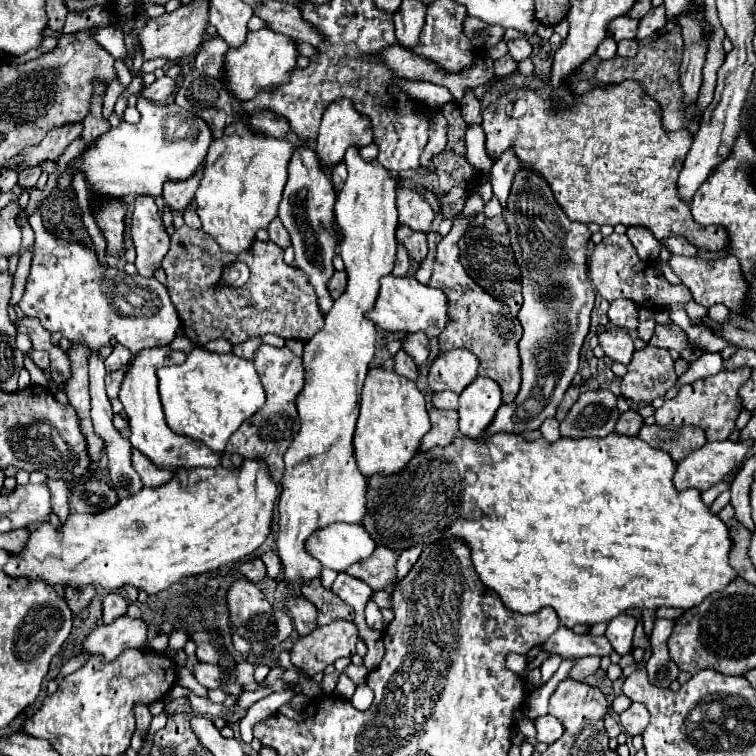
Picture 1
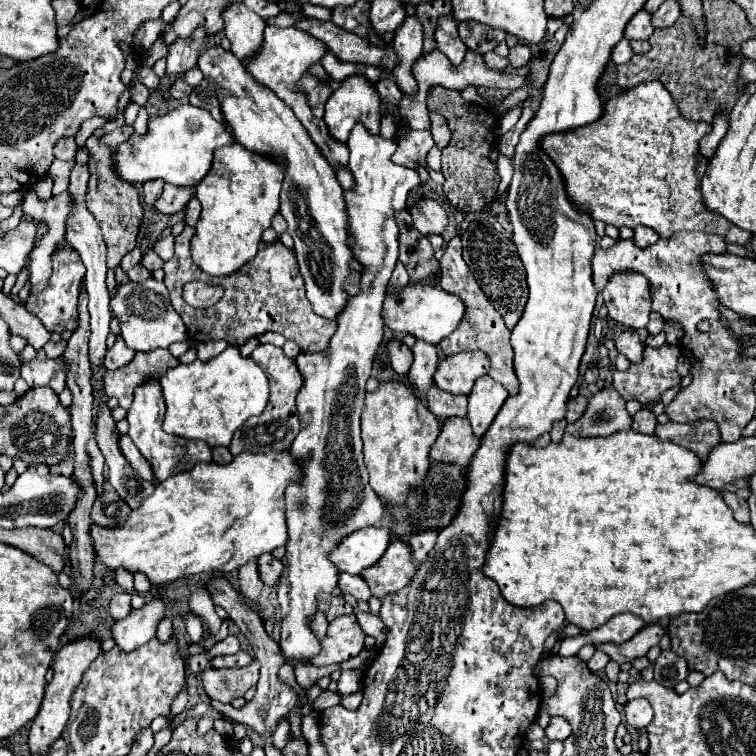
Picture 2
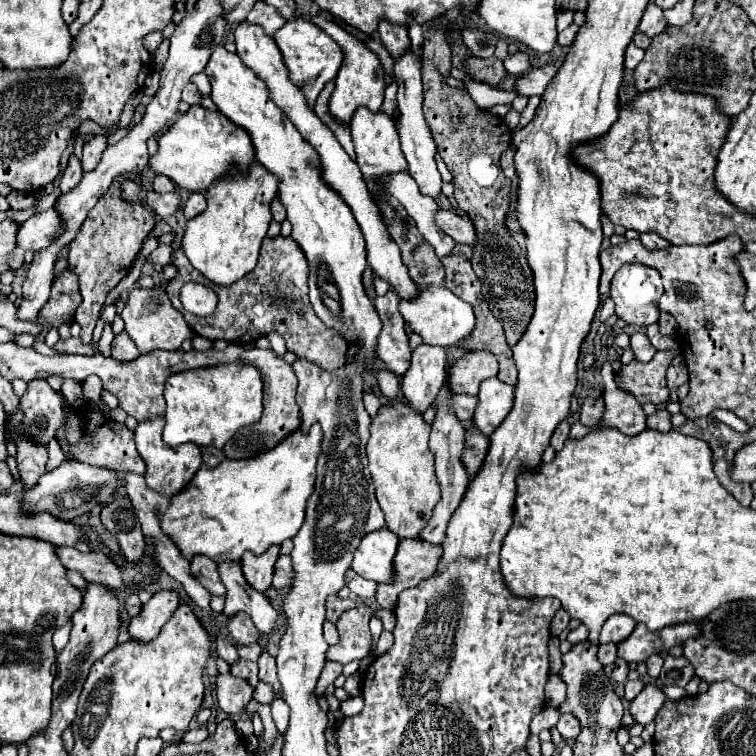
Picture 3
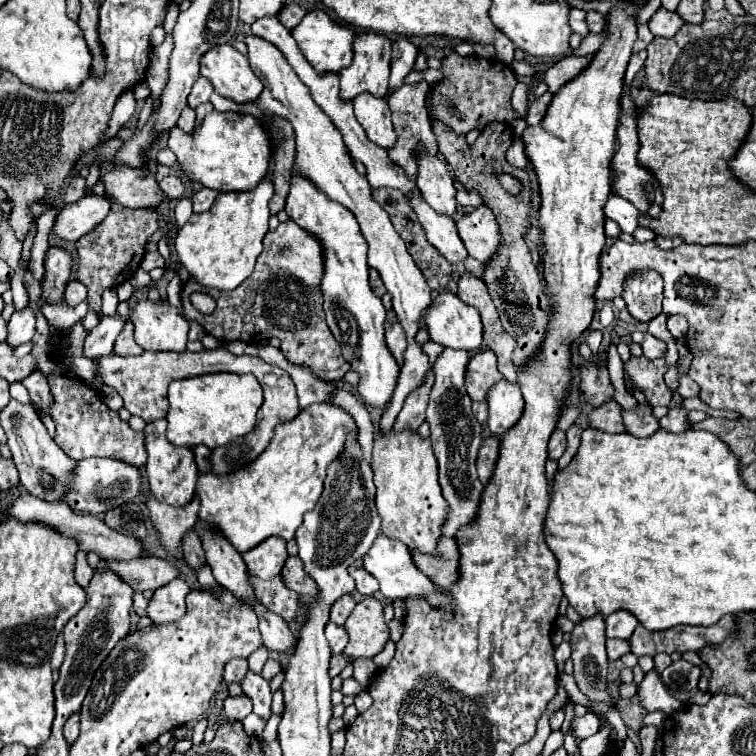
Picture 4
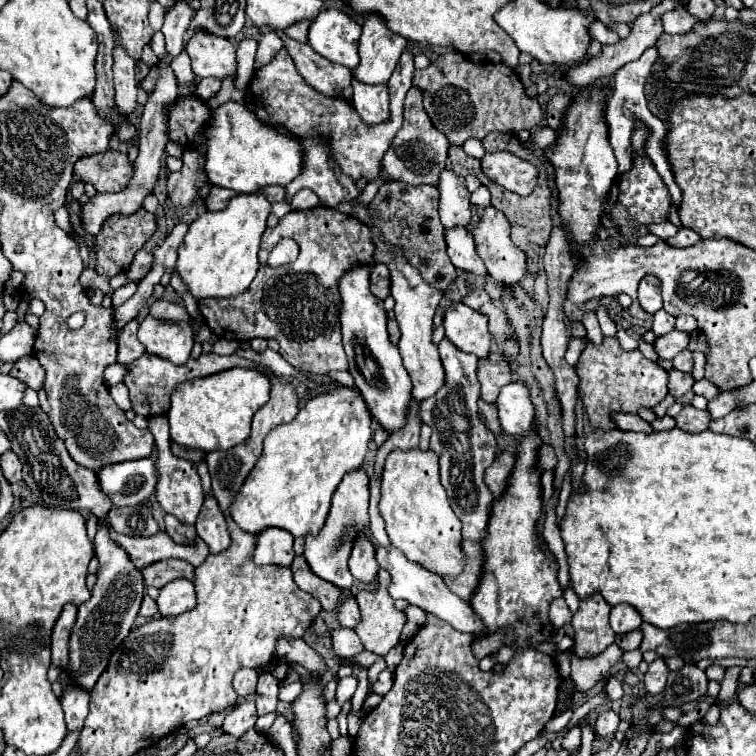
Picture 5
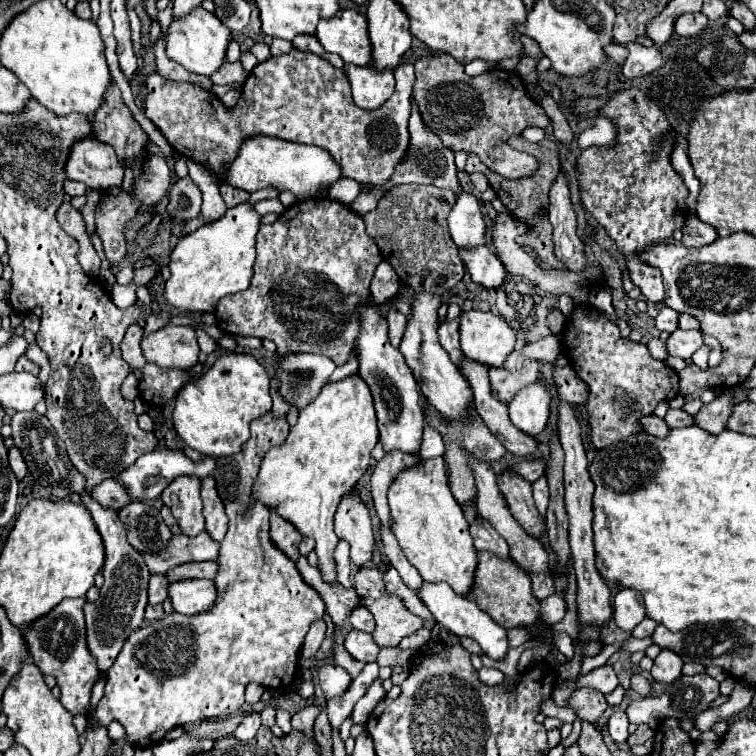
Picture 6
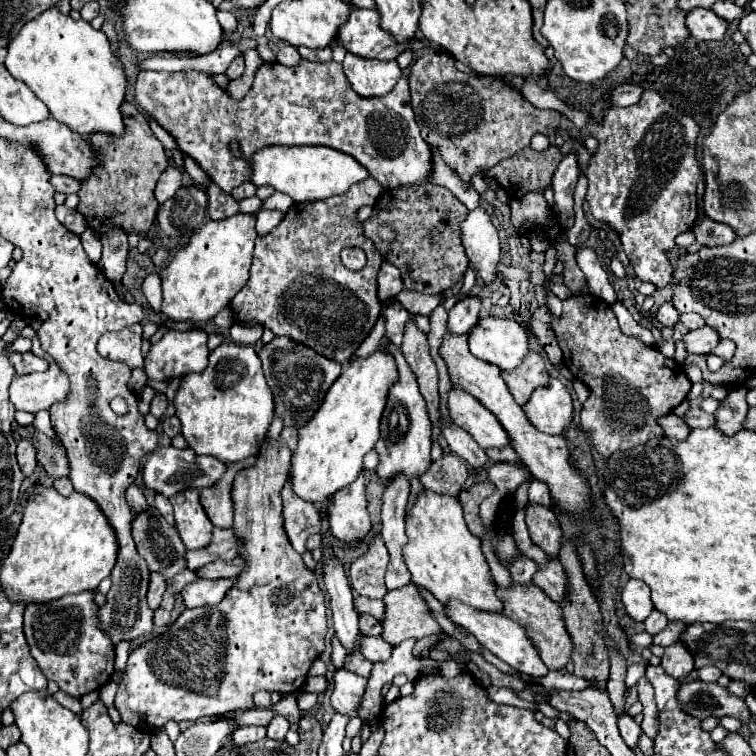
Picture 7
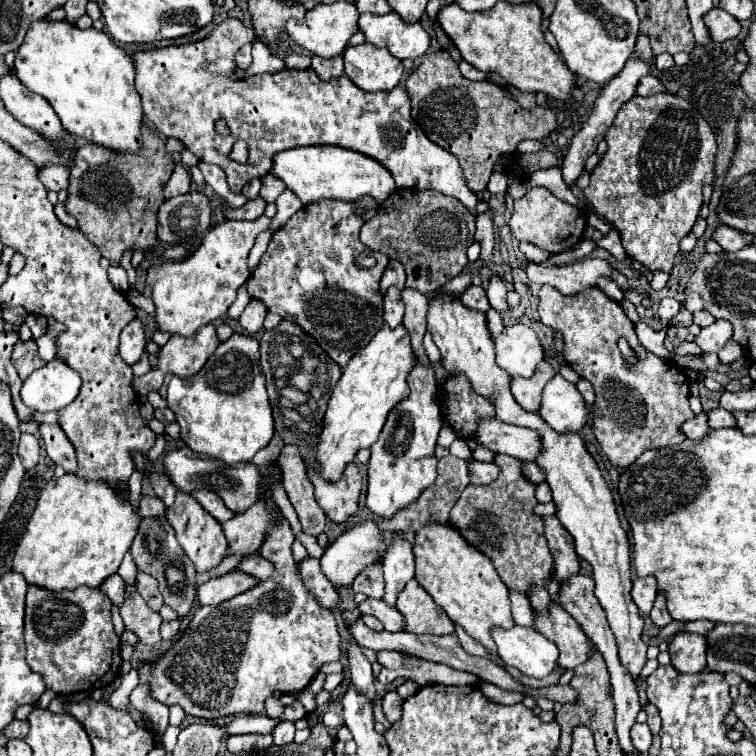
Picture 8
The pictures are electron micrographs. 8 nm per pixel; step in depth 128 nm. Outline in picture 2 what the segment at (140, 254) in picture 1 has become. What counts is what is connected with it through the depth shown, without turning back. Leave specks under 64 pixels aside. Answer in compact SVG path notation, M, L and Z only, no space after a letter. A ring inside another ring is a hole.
M150 180L150 182L144 182L144 200L146 204L154 204L154 200L162 194L162 188L164 188L164 180ZM148 250L148 252L144 254L144 258L142 258L142 266L144 266L146 270L154 272L154 270L162 268L162 266L164 266L164 262L162 262L162 258L160 258L154 250Z

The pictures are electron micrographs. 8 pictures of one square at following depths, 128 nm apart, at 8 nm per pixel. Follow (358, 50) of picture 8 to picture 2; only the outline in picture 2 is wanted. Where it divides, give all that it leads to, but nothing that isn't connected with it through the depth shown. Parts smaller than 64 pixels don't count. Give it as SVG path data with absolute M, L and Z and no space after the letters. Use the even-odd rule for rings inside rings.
M356 124L350 138L348 138L348 148L350 148L350 162L348 168L354 174L356 186L350 192L344 192L346 206L348 206L348 218L350 218L350 228L352 228L352 240L350 246L354 250L354 256L358 262L366 266L366 272L362 274L362 292L358 296L350 298L350 304L338 316L338 330L334 338L330 340L330 350L328 352L318 352L318 354L308 354L300 352L296 356L298 370L304 378L304 384L296 396L296 406L298 406L298 416L300 416L300 434L294 438L290 452L306 460L304 464L304 480L302 486L292 484L288 488L288 506L286 506L286 522L290 528L290 540L286 542L286 556L282 558L284 562L284 572L278 584L278 604L282 610L282 624L280 624L280 654L288 666L294 666L296 662L310 662L316 654L320 654L322 646L316 634L312 632L312 620L314 614L318 612L318 594L322 592L334 592L338 586L338 566L328 560L328 554L352 532L360 528L374 526L378 520L384 516L384 506L382 500L372 492L372 486L368 484L368 472L364 466L364 454L362 454L362 438L360 438L360 416L364 412L364 386L366 380L370 378L372 370L372 358L382 342L384 334L384 320L382 320L382 304L386 298L386 284L392 276L394 264L398 260L398 226L394 220L394 212L402 210L406 206L408 192L418 186L418 176L414 176L412 168L400 166L392 162L392 154L396 152L396 140L386 140L380 134L372 134L366 130L364 124Z

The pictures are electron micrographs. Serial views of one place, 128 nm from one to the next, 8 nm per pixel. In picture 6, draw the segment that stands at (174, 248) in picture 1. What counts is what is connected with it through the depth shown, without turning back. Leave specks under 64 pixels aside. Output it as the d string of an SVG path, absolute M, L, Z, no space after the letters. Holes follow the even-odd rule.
M314 198L314 200L300 200L296 204L292 204L290 208L286 208L278 220L270 226L260 226L258 234L256 234L256 262L254 262L254 276L252 276L252 284L246 292L238 292L234 296L224 296L220 302L218 302L218 308L216 308L216 320L218 320L218 326L226 332L226 334L238 334L238 336L256 336L256 338L268 338L272 340L276 346L278 346L278 354L286 354L286 348L290 352L312 352L312 354L322 354L322 356L328 356L332 358L338 366L344 364L350 356L350 352L354 350L354 340L360 332L360 310L362 306L368 306L370 304L370 280L374 276L374 270L376 266L382 262L382 256L380 256L380 250L378 246L374 244L374 240L366 234L364 230L364 220L360 214L356 214L350 206L342 204L342 202L336 202L336 200L330 200L330 198Z

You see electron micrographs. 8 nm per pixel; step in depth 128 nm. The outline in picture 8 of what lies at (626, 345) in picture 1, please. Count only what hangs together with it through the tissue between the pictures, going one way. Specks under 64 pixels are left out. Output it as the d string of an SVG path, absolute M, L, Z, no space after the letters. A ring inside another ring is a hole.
M716 320L712 326L702 328L702 332L696 336L696 344L704 352L720 352L726 342L732 338L734 328L728 320Z

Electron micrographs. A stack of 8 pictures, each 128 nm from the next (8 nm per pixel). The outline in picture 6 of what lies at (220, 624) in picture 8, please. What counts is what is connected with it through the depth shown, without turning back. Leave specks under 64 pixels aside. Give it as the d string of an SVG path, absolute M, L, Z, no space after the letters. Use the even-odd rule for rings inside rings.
M266 414L254 420L250 428L252 436L242 446L242 452L238 456L220 458L218 468L212 474L216 478L218 494L226 506L226 516L230 518L230 528L226 538L222 540L222 552L218 558L220 572L214 578L214 584L218 588L218 600L206 612L194 616L168 614L162 620L140 628L126 640L122 652L110 668L110 674L106 674L104 698L98 704L94 720L104 726L108 726L112 720L118 720L126 728L128 740L134 746L154 746L174 726L198 724L206 718L222 718L236 714L244 706L244 690L250 682L258 682L264 688L286 692L298 672L298 652L304 644L304 636L310 624L322 620L324 616L326 606L320 594L304 582L296 568L296 562L292 562L272 542L270 508L262 502L250 504L252 484L258 478L260 464L266 452L276 444L282 446L288 436L286 418L276 420L272 418L272 414Z

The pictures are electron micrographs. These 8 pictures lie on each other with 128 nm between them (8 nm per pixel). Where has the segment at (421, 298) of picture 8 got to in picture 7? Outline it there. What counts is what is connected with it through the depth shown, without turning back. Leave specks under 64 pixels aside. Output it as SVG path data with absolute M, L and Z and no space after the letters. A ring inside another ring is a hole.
M414 314L410 316L406 328L404 328L404 340L402 340L402 354L406 358L406 362L410 364L412 372L418 378L418 386L422 396L426 398L428 404L428 412L432 418L432 424L438 424L438 404L440 404L440 396L438 396L438 368L430 358L430 348L428 348L428 340L426 334L416 326L414 322Z

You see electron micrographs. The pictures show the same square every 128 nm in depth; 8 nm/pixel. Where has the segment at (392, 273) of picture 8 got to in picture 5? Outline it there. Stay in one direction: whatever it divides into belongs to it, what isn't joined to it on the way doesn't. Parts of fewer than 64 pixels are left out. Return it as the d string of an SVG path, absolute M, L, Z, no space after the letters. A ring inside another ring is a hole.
M374 264L370 272L370 290L376 298L390 296L390 270L386 264Z

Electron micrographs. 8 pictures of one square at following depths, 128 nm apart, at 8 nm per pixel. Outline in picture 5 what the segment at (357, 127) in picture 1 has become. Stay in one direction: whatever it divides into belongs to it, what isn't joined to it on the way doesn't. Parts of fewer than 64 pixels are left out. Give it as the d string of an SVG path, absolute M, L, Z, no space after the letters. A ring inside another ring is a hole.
M368 14L360 36L360 66L352 70L354 78L366 84L384 84L392 76L400 54L406 48L406 38L390 32L380 14Z

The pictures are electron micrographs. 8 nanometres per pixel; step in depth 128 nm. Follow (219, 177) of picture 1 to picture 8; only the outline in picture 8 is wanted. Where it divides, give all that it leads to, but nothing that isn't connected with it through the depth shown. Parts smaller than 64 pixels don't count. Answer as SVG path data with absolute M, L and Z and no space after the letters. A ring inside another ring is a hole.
M288 188L278 196L276 200L276 206L278 206L278 212L274 218L266 218L266 216L260 216L258 220L252 220L252 222L238 222L238 220L228 220L228 222L222 222L218 226L214 226L202 240L200 248L186 260L182 262L164 262L164 264L156 264L152 268L148 268L148 274L146 274L146 284L152 286L152 300L154 300L154 306L156 306L156 328L160 332L168 332L168 334L180 334L180 336L194 336L202 326L206 324L212 324L214 320L222 318L226 314L226 310L230 308L230 304L234 302L236 298L236 290L248 280L250 276L250 270L248 270L248 252L250 248L254 246L254 238L262 232L262 230L268 230L270 226L278 226L282 228L288 218L298 212L298 208L302 208L302 202L298 200L298 196L294 192L290 192Z

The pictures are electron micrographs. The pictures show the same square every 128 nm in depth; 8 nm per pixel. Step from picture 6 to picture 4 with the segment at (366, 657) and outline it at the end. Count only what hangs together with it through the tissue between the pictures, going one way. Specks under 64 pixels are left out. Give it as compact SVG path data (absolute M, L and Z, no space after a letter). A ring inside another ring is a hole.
M330 620L330 622L326 624L326 638L328 638L328 642L330 642L332 654L344 652L346 644L348 644L348 632L346 632L342 626L338 626L338 624L334 624L334 622Z

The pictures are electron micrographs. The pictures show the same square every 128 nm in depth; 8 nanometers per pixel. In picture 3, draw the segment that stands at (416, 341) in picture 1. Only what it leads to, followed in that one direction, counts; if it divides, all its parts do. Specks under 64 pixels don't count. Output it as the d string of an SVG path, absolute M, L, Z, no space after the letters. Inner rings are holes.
M420 344L412 352L412 364L402 376L402 394L410 408L424 414L446 380L446 352L438 346Z

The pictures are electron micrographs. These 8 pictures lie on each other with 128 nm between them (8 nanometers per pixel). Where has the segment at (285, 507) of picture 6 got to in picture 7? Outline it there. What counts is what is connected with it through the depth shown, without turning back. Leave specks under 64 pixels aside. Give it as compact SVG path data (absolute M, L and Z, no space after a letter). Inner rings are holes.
M384 342L368 358L354 358L352 362L342 364L342 374L330 386L330 390L326 394L326 400L322 402L322 406L318 408L318 412L314 414L310 424L306 424L306 428L302 428L302 432L298 432L298 450L292 456L290 476L292 476L292 482L294 482L294 492L300 498L310 500L310 502L322 506L322 510L324 510L324 506L328 502L328 496L332 496L336 490L340 490L346 484L356 480L356 476L362 472L364 454L370 452L374 448L374 444L378 442L380 418L382 418L382 412L386 408L388 392L396 382L398 382L396 360L394 360L394 356L390 354L390 350L386 348ZM324 550L324 558L328 560L324 566L324 574L326 574L324 580L330 594L334 630L340 644L346 648L346 656L352 656L358 650L358 638L362 636L358 628L360 614L354 612L354 598L350 592L350 584L344 574L344 568L340 566L338 560L332 558L330 550Z

